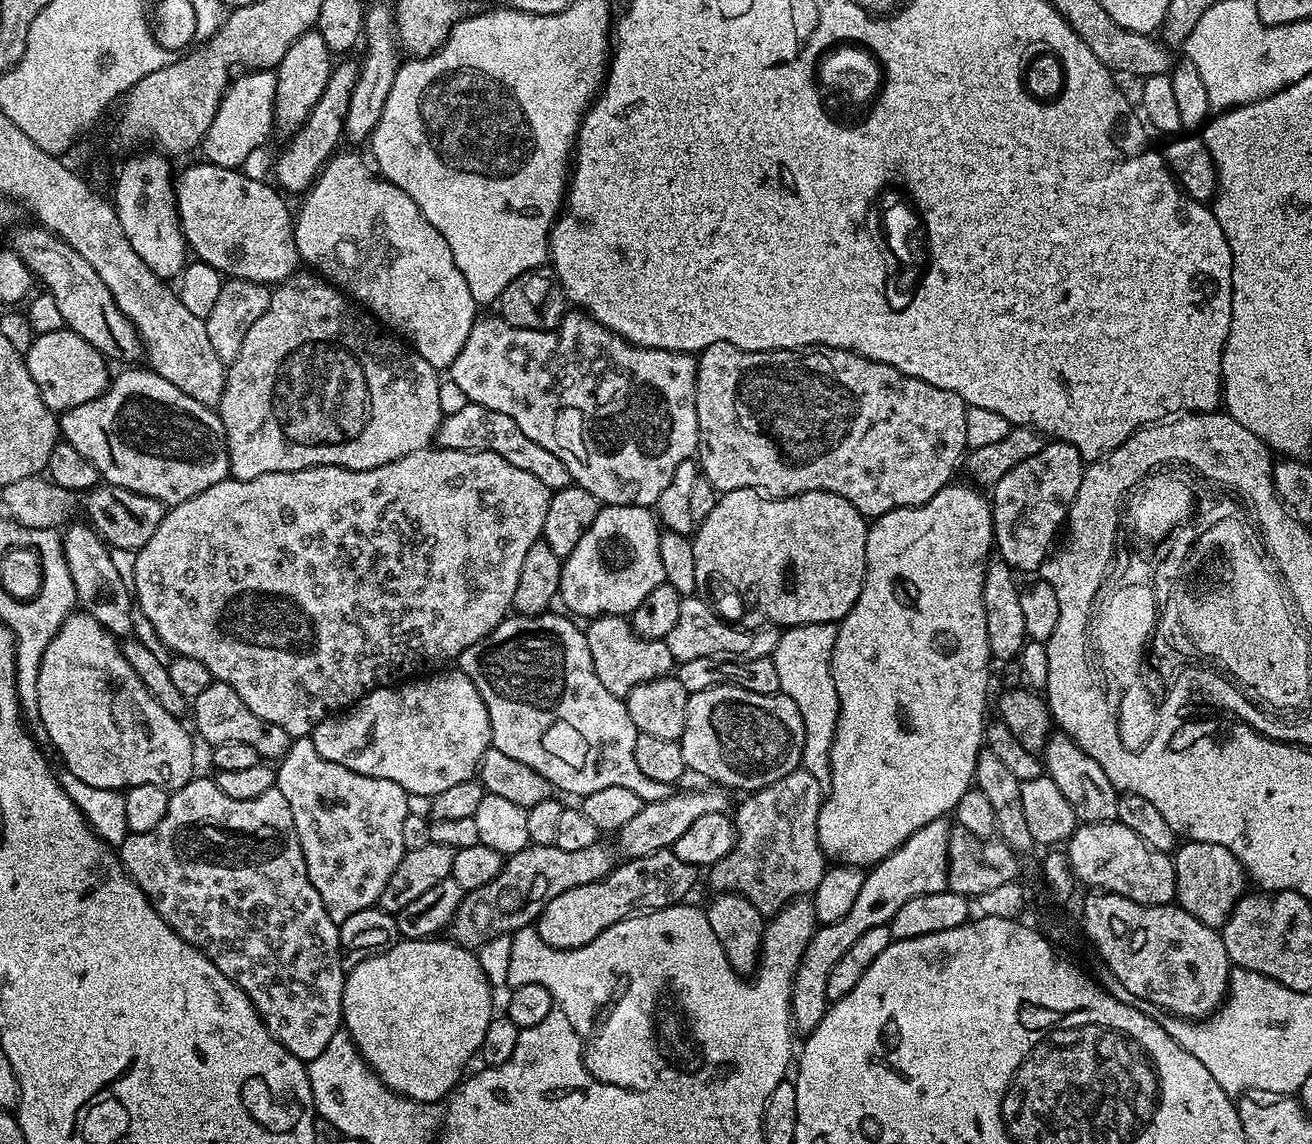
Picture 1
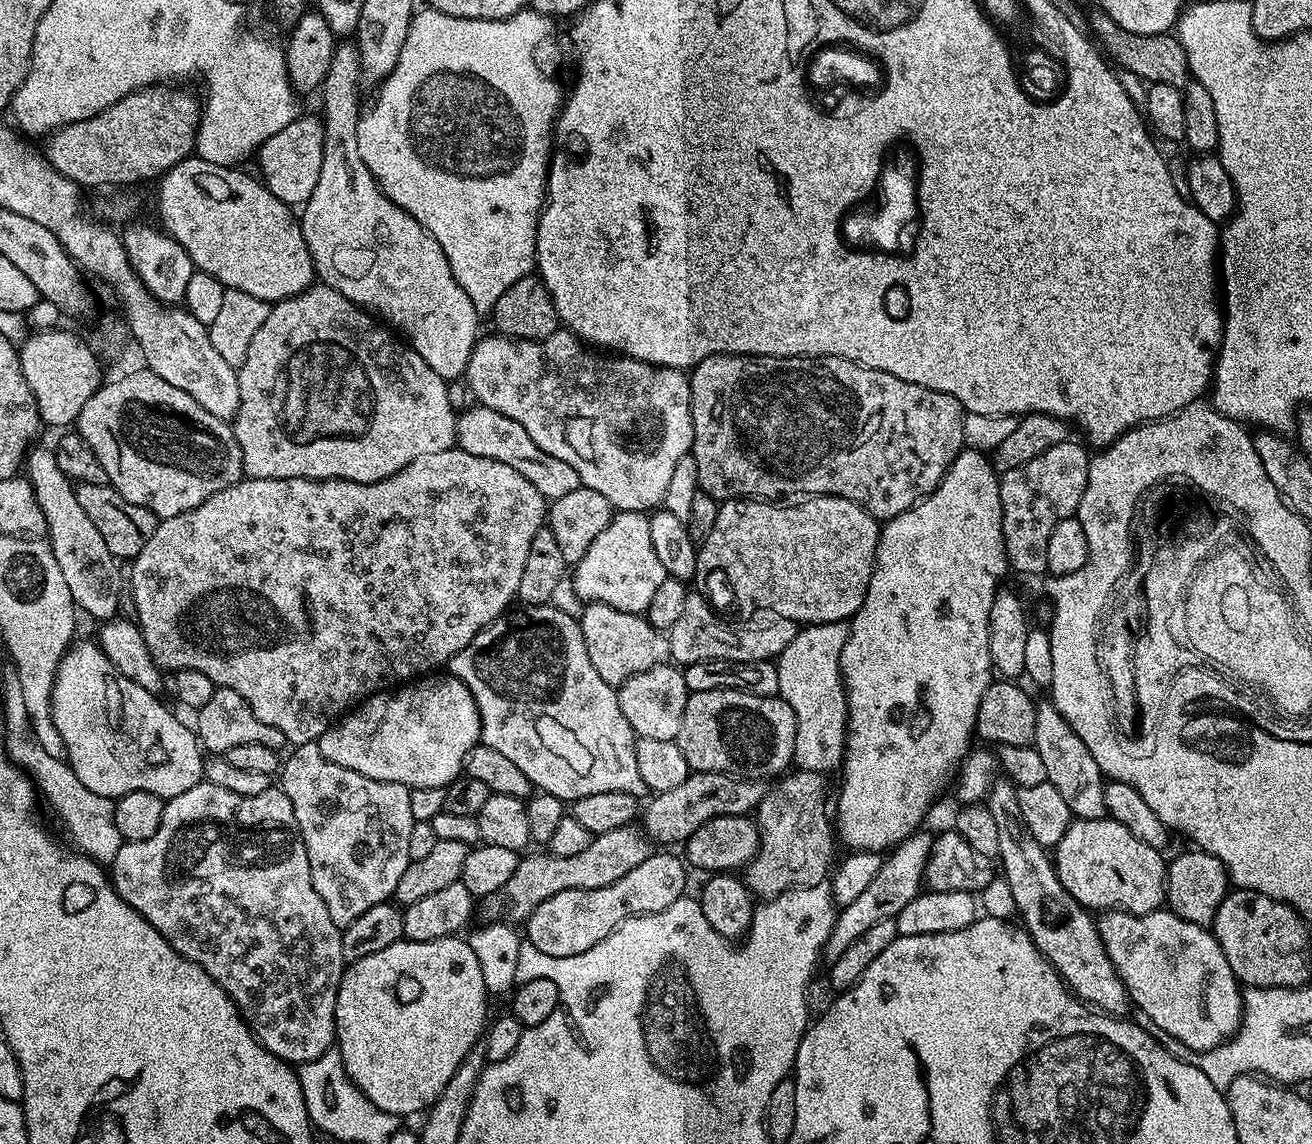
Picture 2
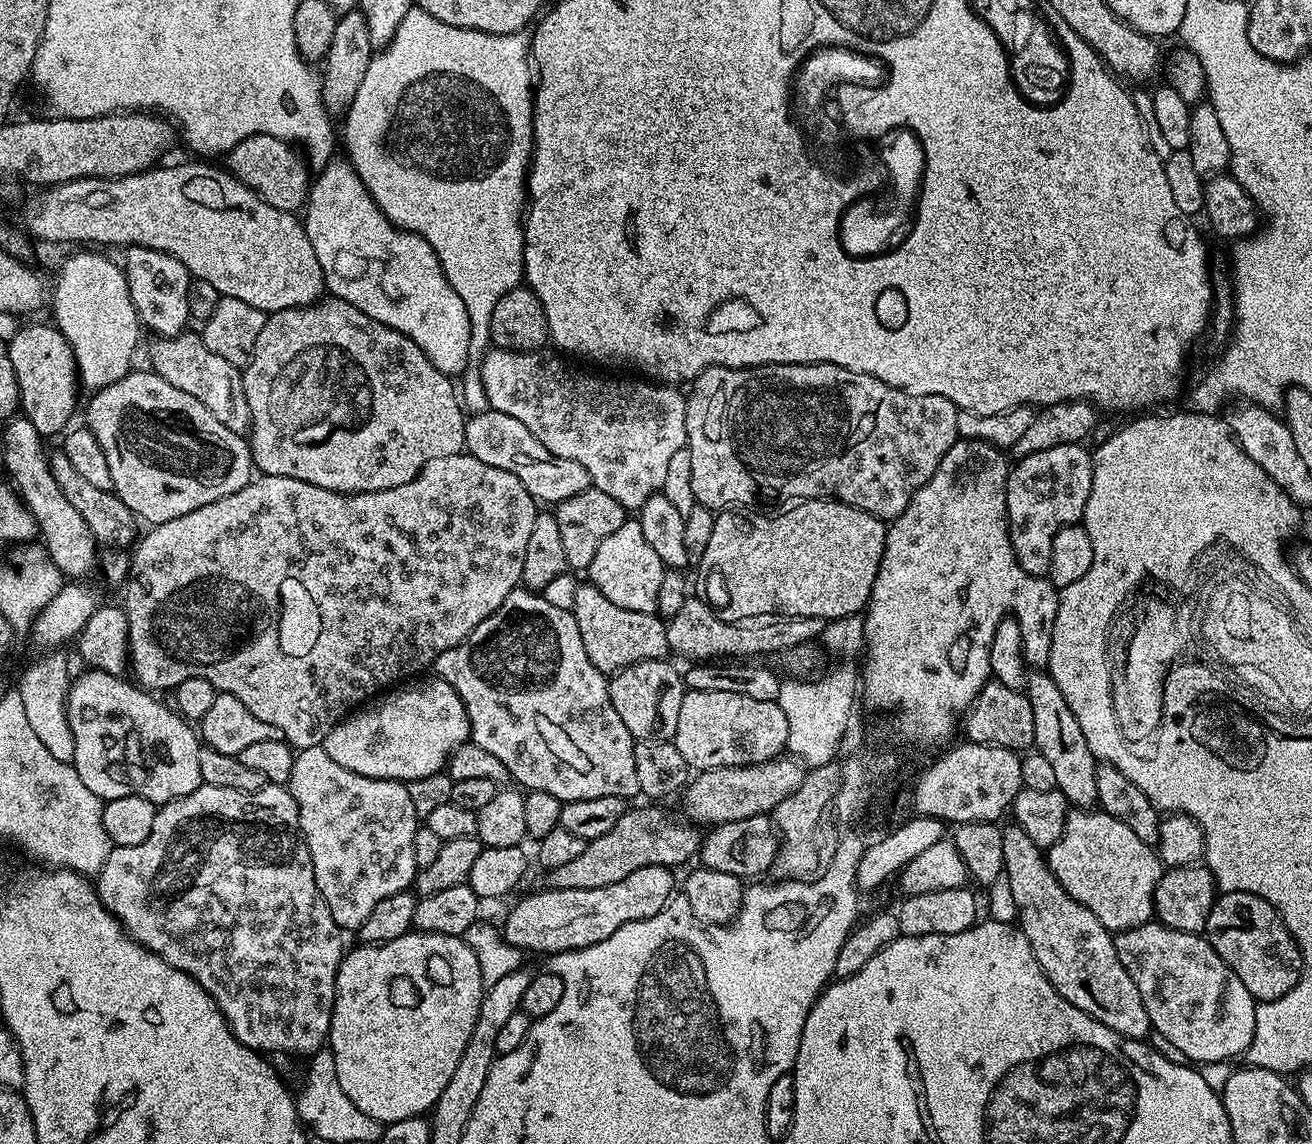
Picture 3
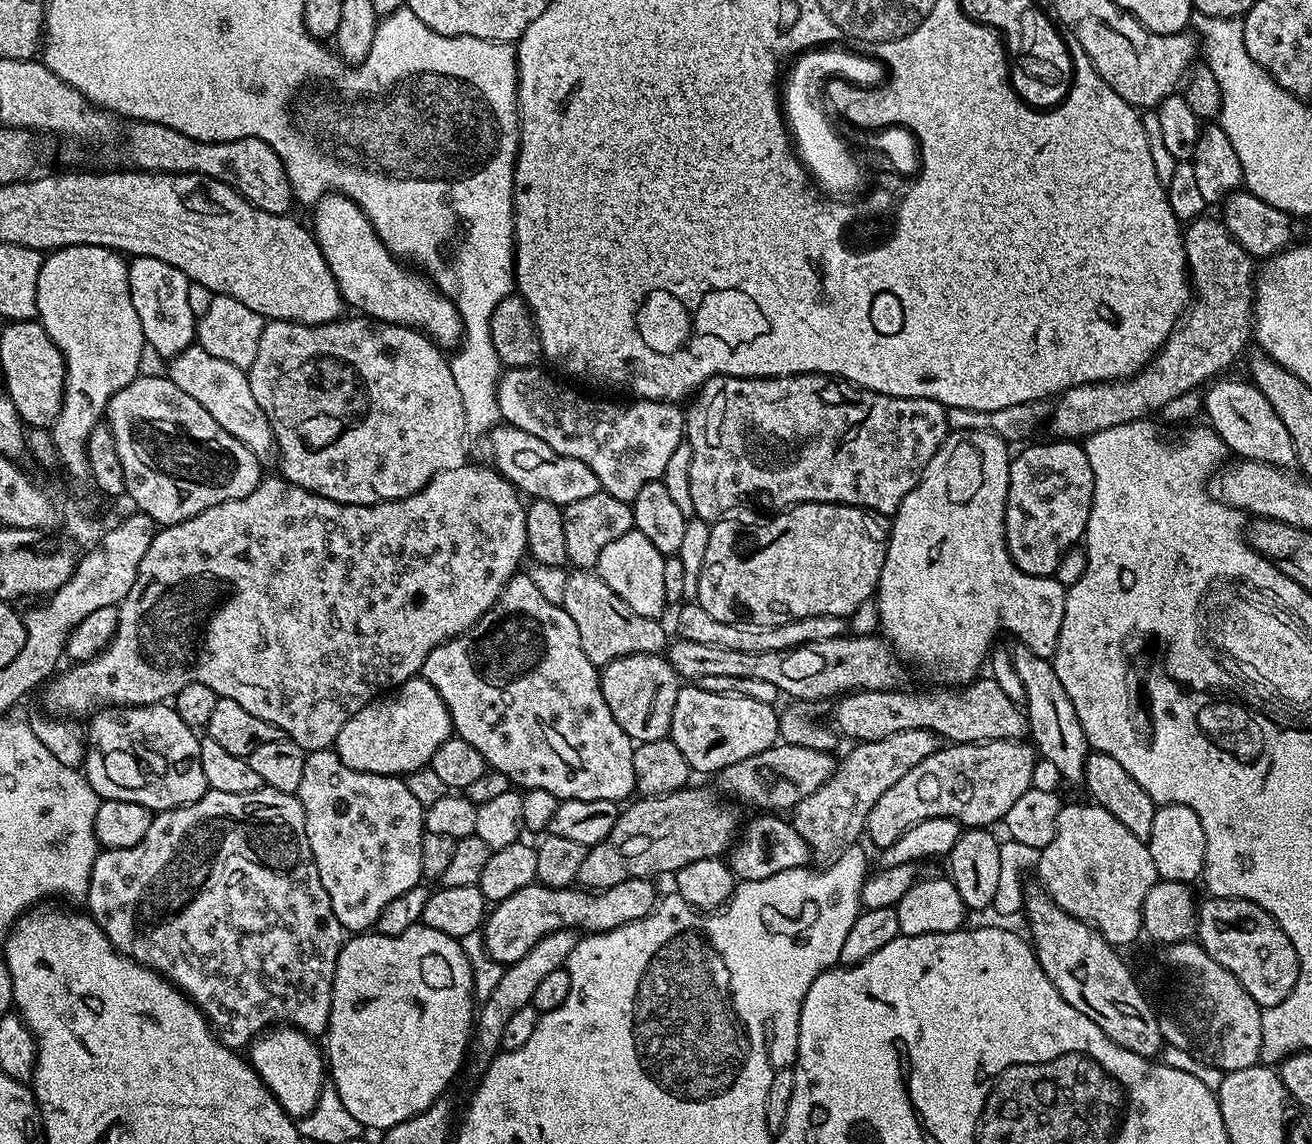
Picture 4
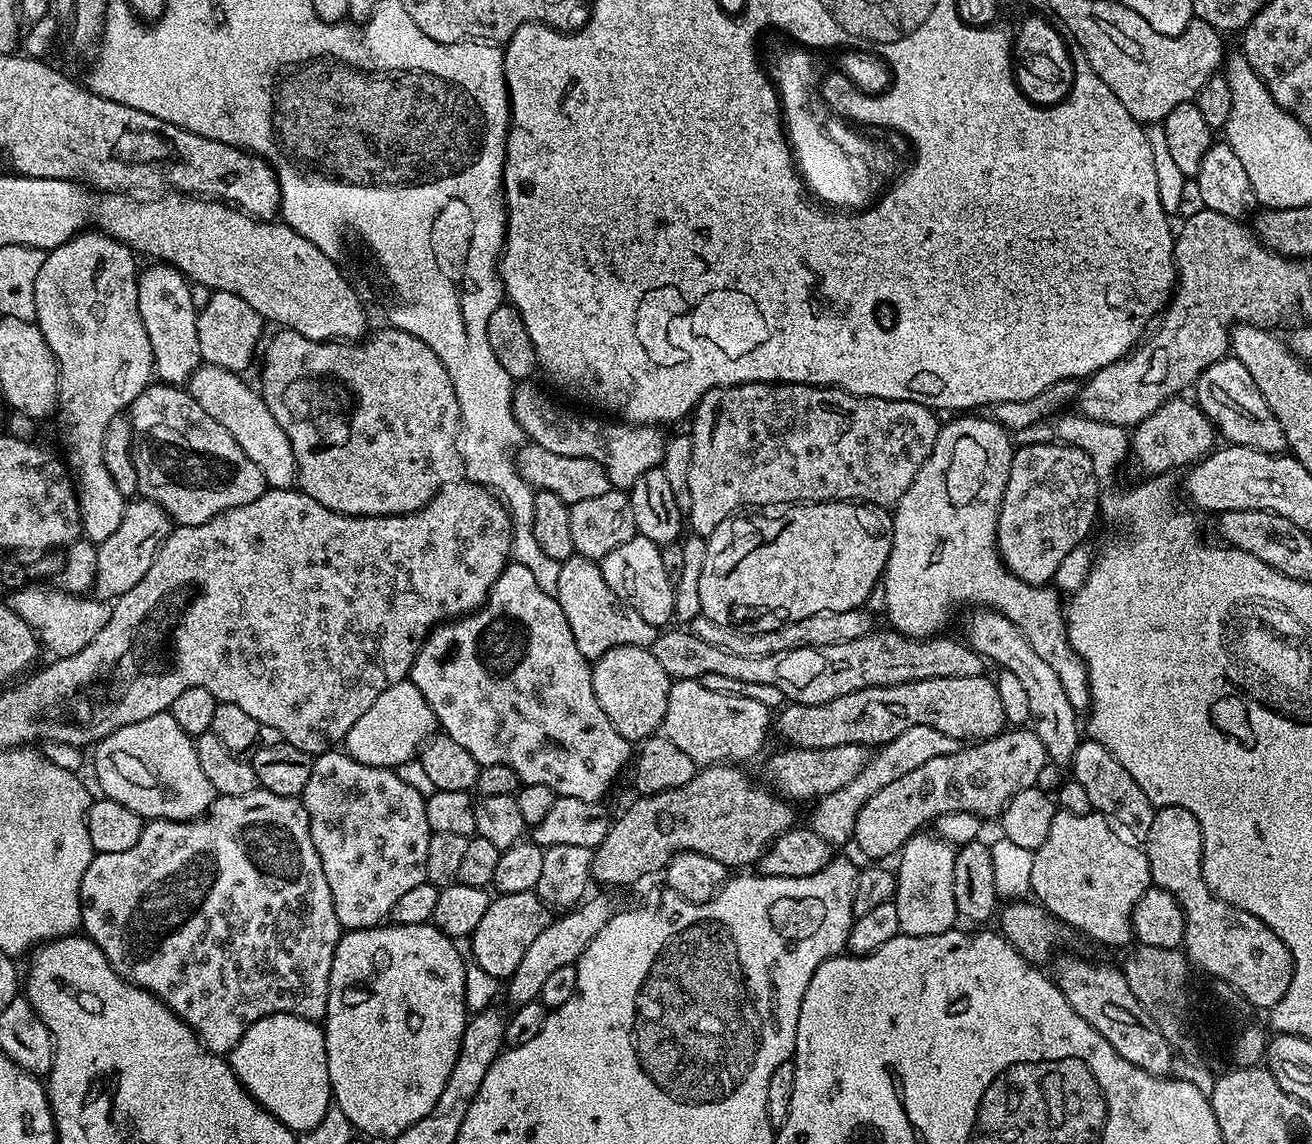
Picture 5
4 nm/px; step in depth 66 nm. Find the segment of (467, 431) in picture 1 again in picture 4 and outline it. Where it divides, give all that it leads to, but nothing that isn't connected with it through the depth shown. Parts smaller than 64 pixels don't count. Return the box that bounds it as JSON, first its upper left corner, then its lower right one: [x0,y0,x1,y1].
[486,422,601,506]

